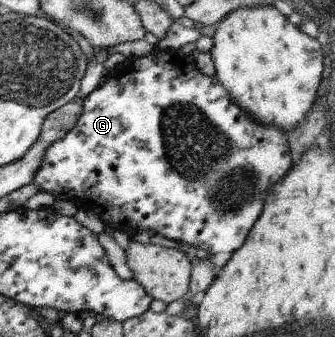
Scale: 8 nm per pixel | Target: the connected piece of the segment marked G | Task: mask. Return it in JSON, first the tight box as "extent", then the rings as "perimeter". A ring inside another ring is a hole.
{"extent":[30,48,291,256],"perimeter":[[[154,48],[150,53],[143,57],[129,57],[121,65],[117,65],[101,82],[94,90],[87,94],[82,101],[82,112],[81,115],[77,118],[73,129],[70,129],[59,141],[52,143],[46,150],[42,159],[41,167],[37,170],[37,173],[34,173],[34,178],[30,183],[33,183],[37,186],[38,190],[46,191],[53,195],[54,199],[63,199],[71,201],[75,204],[76,209],[83,209],[83,211],[91,211],[93,215],[97,215],[104,225],[113,225],[113,227],[119,231],[124,231],[129,236],[132,236],[137,230],[147,230],[152,231],[154,234],[160,235],[161,237],[166,237],[171,241],[178,241],[181,243],[187,243],[187,245],[193,245],[193,247],[198,247],[204,252],[207,252],[209,256],[215,255],[215,253],[233,253],[233,250],[239,249],[245,241],[246,235],[248,234],[251,225],[255,223],[255,219],[259,217],[261,213],[261,201],[265,197],[267,187],[273,185],[273,181],[281,179],[289,167],[291,167],[291,156],[290,151],[287,149],[288,143],[286,140],[286,134],[281,128],[278,128],[274,125],[261,125],[257,123],[253,118],[248,118],[246,113],[238,107],[236,103],[232,102],[232,99],[229,97],[227,90],[215,79],[214,75],[204,75],[201,74],[195,64],[191,55],[185,55],[180,50],[159,50]]]}

